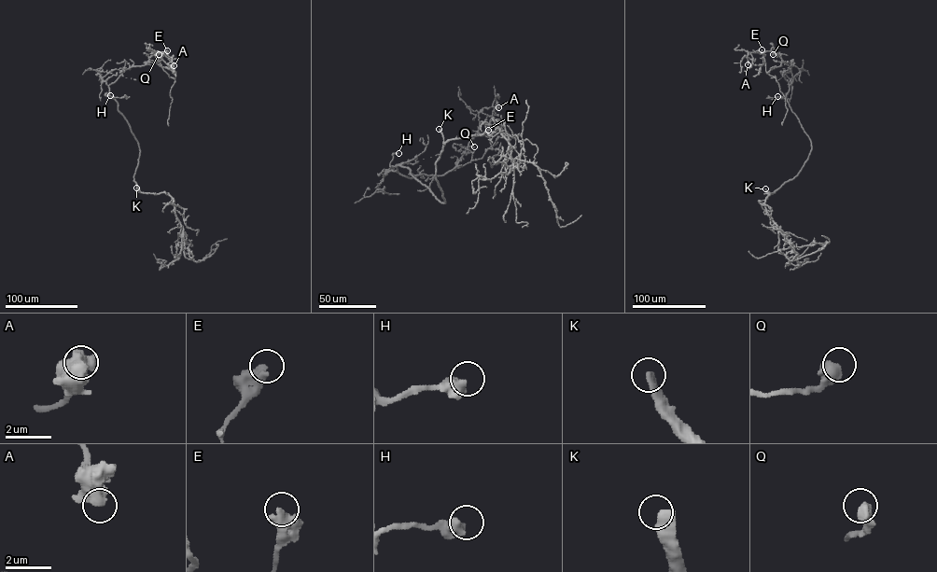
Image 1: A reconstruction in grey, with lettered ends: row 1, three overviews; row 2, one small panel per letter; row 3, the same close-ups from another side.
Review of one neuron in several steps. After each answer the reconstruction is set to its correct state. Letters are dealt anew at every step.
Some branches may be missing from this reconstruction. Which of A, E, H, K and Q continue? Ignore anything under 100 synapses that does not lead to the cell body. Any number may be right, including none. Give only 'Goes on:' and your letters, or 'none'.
Goes on: K

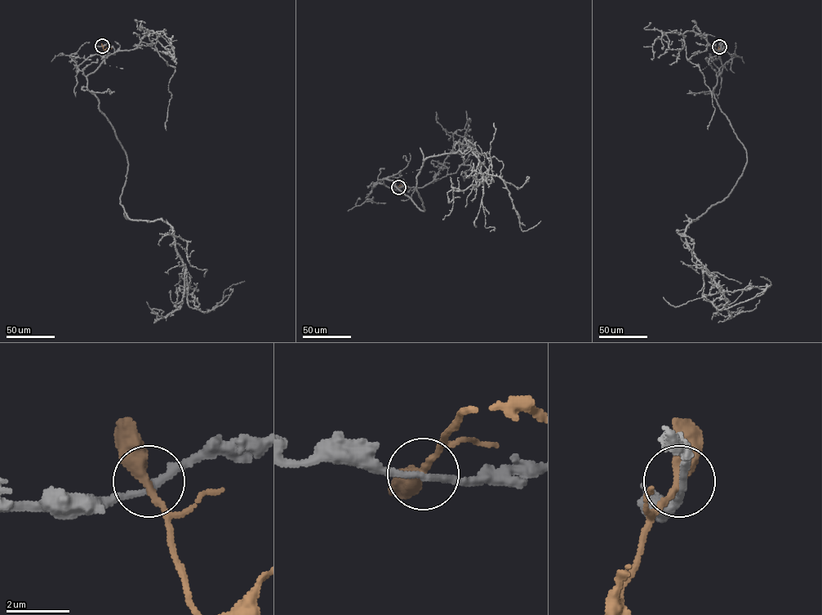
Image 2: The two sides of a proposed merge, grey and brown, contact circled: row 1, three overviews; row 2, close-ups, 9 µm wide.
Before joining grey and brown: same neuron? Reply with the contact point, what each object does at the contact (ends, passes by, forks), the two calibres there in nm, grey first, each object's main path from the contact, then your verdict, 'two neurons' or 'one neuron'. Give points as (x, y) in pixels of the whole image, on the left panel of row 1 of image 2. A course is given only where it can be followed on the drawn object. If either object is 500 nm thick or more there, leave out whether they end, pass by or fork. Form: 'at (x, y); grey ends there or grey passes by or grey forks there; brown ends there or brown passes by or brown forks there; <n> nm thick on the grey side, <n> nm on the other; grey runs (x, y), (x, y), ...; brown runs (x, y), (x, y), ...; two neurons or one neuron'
at (102, 46); grey passes by; brown passes by; 200 nm thick on the grey side, 360 nm on the other; grey runs (102, 46), (108, 55), (87, 87), (126, 157), (126, 215), (171, 227), (189, 306), (210, 311), (244, 281); brown runs (102, 46), (104, 50), (112, 48); two neurons

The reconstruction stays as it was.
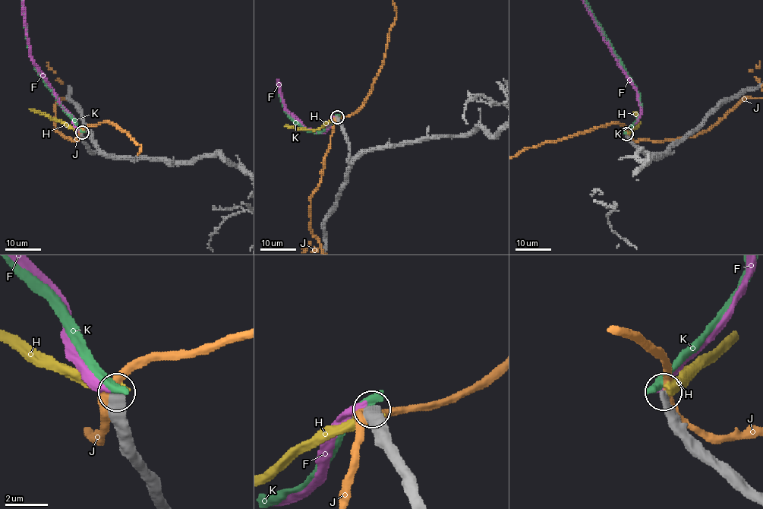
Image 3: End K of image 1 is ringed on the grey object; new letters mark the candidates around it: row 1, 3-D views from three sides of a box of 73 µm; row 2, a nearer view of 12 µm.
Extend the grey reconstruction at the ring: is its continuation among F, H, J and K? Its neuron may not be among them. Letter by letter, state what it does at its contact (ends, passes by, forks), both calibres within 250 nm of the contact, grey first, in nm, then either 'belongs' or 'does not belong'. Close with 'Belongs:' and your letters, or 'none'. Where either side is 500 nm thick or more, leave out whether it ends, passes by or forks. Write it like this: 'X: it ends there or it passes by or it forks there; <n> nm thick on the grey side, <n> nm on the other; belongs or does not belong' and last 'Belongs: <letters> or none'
F: it ends there; 480 nm thick on the grey side, 400 nm on the other; does not belong
H: 550 nm thick on the grey side, 500 nm on the other; does not belong
J: 650 nm thick on the grey side, 420 nm on the other; does not belong
K: 480 nm thick on the grey side, 500 nm on the other; does not belong
Belongs: none

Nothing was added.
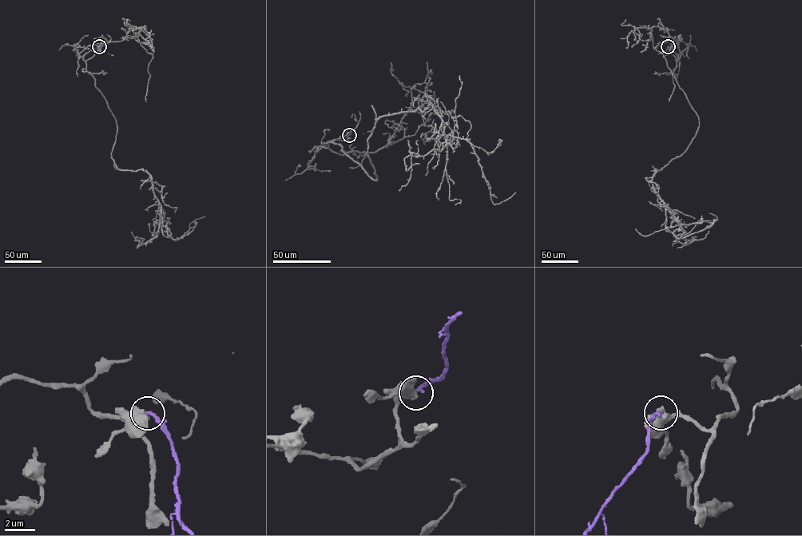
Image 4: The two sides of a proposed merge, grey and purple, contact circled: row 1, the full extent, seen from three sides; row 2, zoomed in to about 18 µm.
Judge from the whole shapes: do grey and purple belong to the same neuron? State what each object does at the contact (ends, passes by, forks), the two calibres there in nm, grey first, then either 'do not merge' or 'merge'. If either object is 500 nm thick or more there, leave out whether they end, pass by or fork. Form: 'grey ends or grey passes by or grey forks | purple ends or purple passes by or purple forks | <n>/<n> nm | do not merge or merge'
800/240 nm | do not merge

